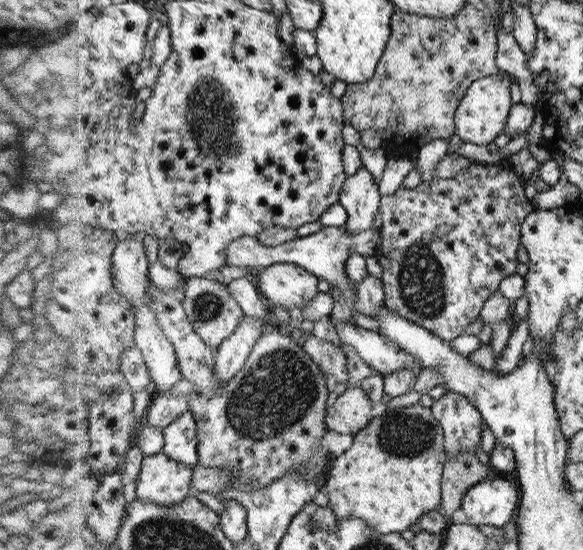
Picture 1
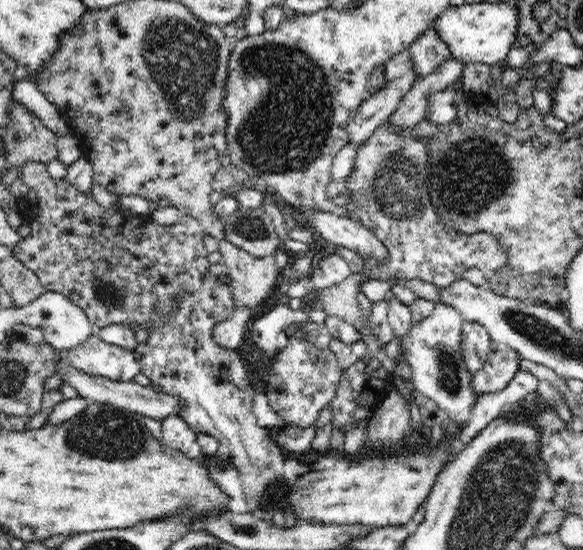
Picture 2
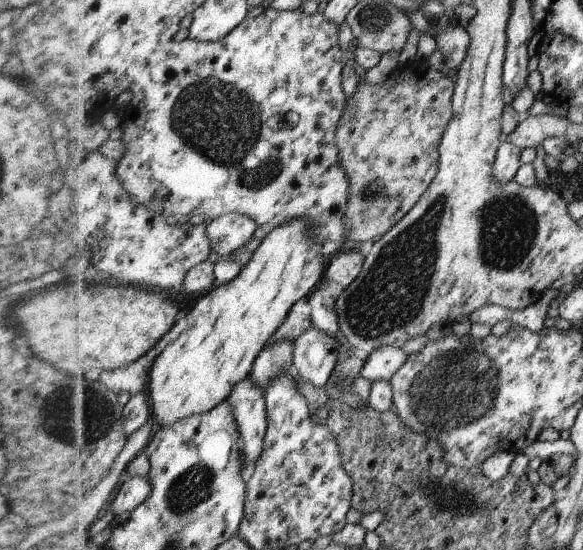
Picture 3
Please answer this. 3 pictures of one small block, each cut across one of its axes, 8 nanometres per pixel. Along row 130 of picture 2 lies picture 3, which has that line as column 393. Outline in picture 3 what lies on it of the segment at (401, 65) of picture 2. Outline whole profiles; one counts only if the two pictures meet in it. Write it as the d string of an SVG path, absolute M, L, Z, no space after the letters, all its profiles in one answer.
M390 345L374 350L372 354L364 356L364 360L366 364L361 374L362 377L372 382L376 382L376 380L390 382L392 376L408 360L408 354L402 348Z

